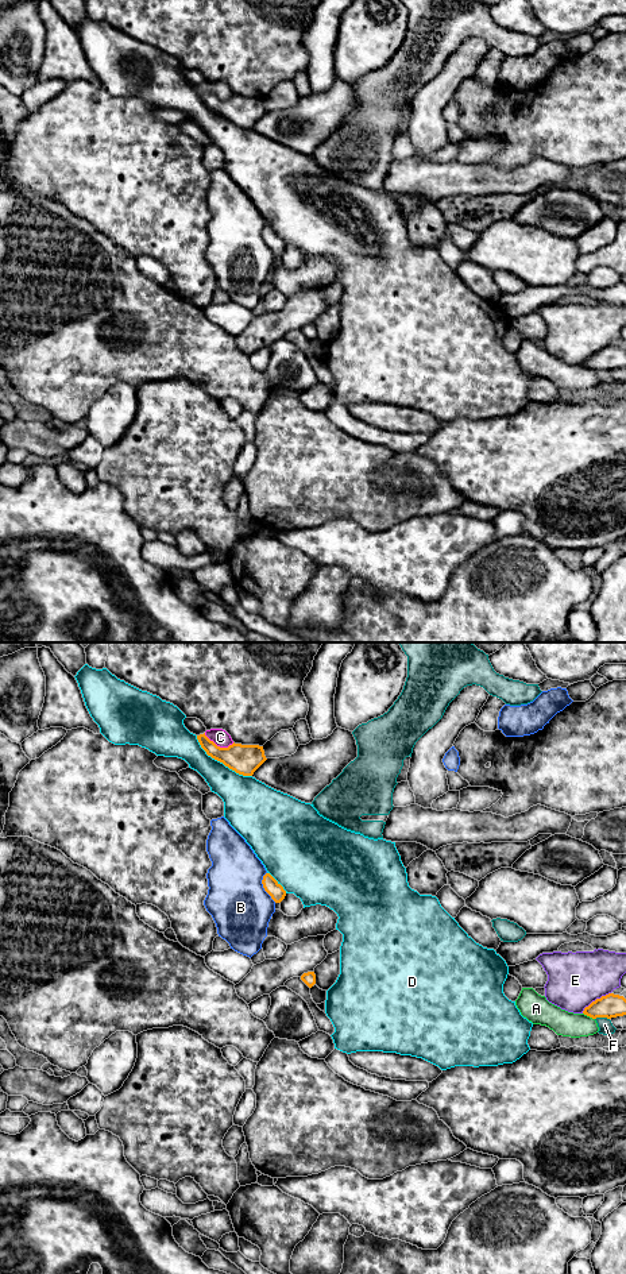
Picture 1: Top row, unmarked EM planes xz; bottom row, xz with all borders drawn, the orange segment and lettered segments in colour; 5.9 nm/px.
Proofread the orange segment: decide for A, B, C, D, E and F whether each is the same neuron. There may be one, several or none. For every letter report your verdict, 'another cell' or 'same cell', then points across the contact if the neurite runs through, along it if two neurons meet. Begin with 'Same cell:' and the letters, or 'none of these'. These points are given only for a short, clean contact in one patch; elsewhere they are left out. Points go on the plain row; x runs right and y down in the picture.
Same cell: none of these
A: another cell
B: another cell
C: another cell
D: another cell
E: another cell
F: another cell

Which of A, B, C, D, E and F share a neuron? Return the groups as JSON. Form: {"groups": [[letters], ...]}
{"groups": [["A"], ["B"], ["C"], ["D"], ["E"], ["F"]]}

